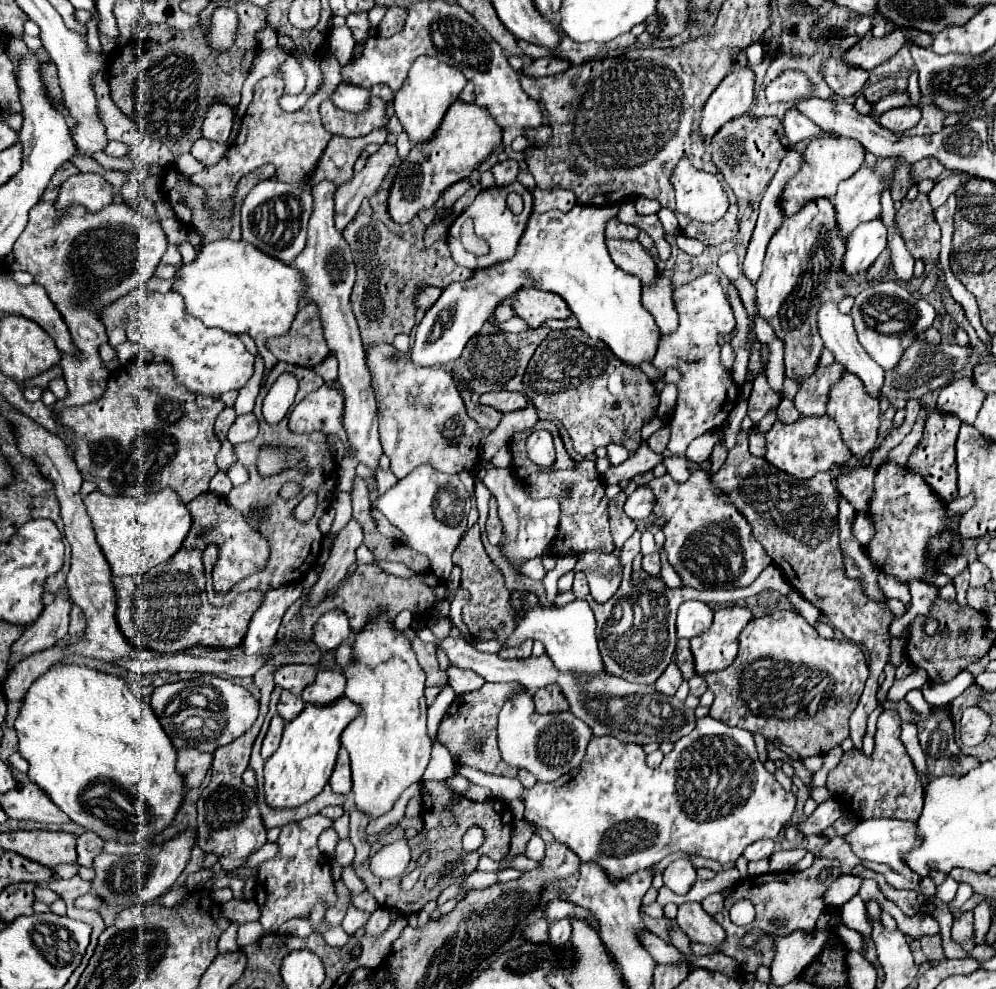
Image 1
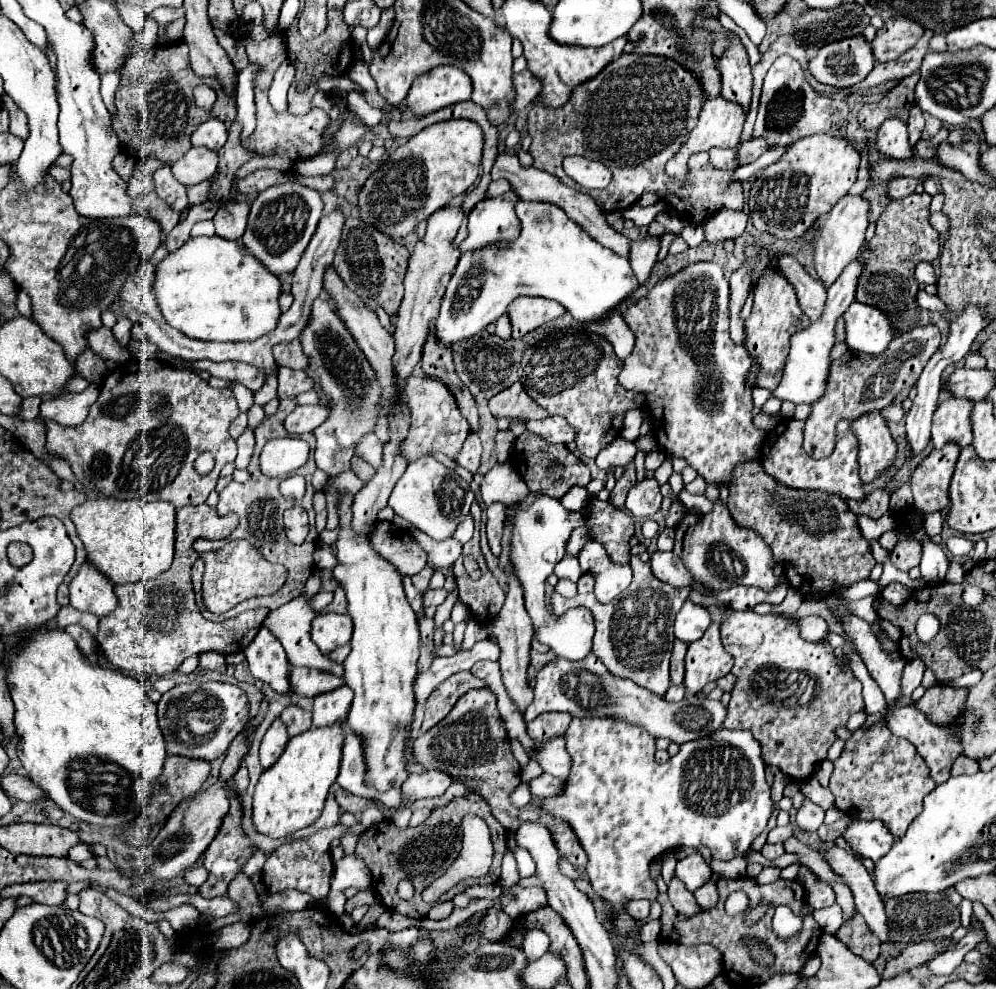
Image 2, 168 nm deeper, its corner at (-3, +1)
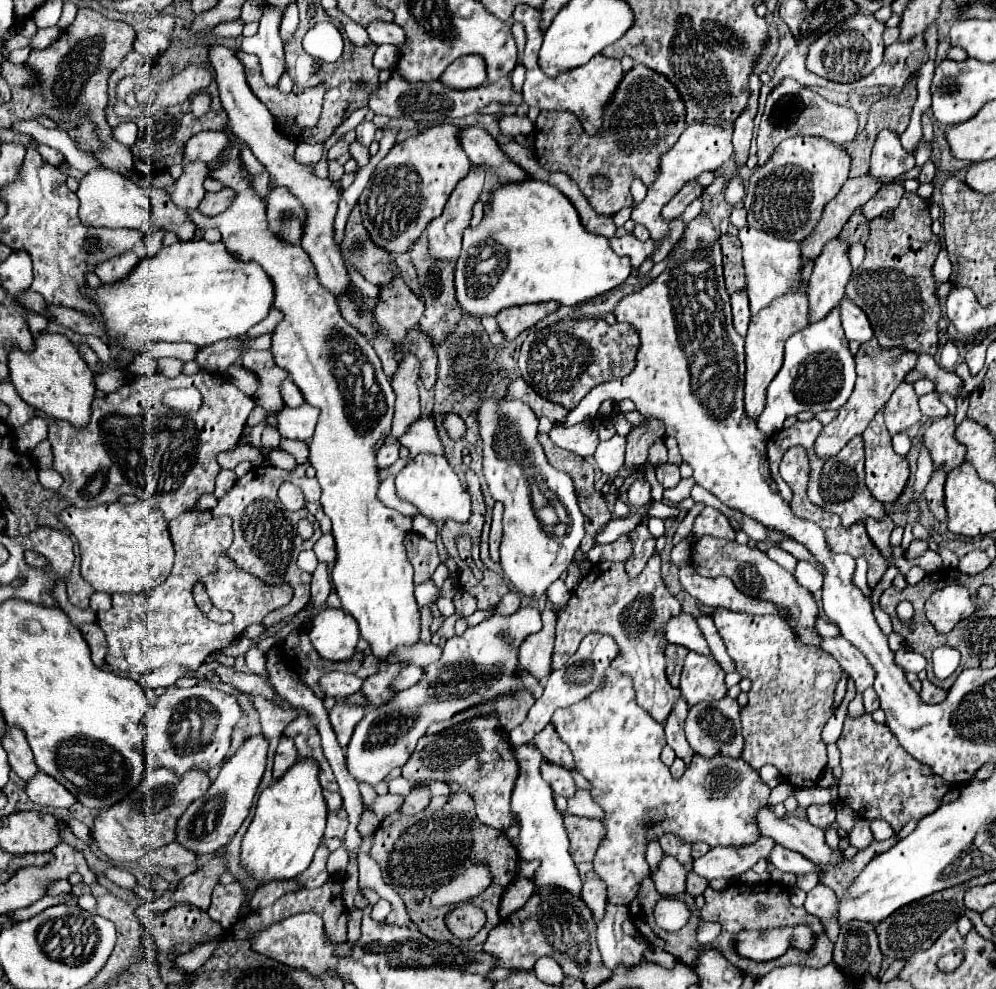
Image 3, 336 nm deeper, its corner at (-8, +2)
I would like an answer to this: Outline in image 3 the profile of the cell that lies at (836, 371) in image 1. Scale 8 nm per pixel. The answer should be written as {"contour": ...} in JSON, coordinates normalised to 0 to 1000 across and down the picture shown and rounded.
{"contour":[[[878,342],[873,346],[867,346],[859,358],[859,376],[861,376],[859,392],[857,392],[853,404],[841,415],[841,423],[825,433],[825,437],[819,445],[819,459],[823,463],[833,463],[833,461],[841,459],[849,451],[849,447],[853,447],[857,441],[865,439],[869,435],[869,431],[873,429],[873,425],[878,423],[878,419],[894,404],[900,390],[906,388],[908,380],[918,372],[920,362],[922,362],[920,356],[910,356],[906,352],[886,354]]]}

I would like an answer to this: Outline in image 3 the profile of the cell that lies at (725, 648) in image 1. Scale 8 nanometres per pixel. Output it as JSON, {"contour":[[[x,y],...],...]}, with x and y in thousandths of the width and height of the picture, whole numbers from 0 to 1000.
{"contour":[[[691,659],[685,675],[683,700],[691,714],[697,714],[701,710],[725,708],[731,700],[727,692],[727,677],[717,669],[715,663]]]}

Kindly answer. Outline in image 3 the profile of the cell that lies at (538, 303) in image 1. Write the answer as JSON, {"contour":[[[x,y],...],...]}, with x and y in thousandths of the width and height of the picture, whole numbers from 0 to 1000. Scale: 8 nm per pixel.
{"contour":[[[542,305],[542,307],[526,307],[526,309],[514,309],[512,313],[504,313],[504,317],[498,317],[498,326],[502,336],[508,344],[516,344],[522,336],[536,330],[546,320],[560,313],[558,305]]]}

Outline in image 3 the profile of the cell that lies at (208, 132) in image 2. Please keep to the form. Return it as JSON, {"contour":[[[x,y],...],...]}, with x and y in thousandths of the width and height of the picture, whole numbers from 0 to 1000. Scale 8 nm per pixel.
{"contour":[[[207,131],[207,133],[199,133],[195,135],[185,150],[185,160],[191,164],[205,164],[211,166],[215,164],[221,154],[227,150],[229,146],[229,135],[227,133],[215,133],[215,131]]]}

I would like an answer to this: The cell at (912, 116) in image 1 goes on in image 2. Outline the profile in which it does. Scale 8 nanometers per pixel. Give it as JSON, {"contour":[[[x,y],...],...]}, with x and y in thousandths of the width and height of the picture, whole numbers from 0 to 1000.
{"contour":[[[891,120],[881,134],[881,147],[885,155],[895,161],[913,161],[915,147],[913,147],[913,132],[911,122],[905,120]]]}

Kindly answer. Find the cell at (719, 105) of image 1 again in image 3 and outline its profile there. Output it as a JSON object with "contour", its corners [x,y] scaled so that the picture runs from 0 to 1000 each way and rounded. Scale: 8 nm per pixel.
{"contour":[[[697,125],[691,127],[685,138],[681,140],[681,144],[663,160],[663,176],[661,180],[651,188],[651,196],[649,200],[639,206],[635,210],[633,222],[647,226],[653,233],[653,239],[659,247],[657,255],[651,259],[655,265],[663,265],[671,259],[671,255],[675,253],[677,245],[683,241],[683,231],[685,231],[685,222],[677,220],[677,222],[667,222],[665,220],[665,210],[679,198],[679,194],[683,194],[683,190],[693,184],[695,180],[699,180],[705,174],[717,174],[721,172],[733,158],[735,158],[735,129],[733,127],[721,127],[721,125]]]}

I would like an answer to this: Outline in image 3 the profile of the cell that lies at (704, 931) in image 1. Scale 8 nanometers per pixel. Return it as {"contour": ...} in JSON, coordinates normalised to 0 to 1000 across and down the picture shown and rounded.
{"contour":[[[667,863],[659,882],[655,882],[653,888],[657,890],[657,896],[665,906],[677,906],[689,900],[689,878],[677,866]]]}

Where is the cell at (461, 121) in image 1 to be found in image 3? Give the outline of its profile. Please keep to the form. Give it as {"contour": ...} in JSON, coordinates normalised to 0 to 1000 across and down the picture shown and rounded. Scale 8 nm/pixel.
{"contour":[[[440,125],[396,146],[388,160],[376,170],[359,208],[363,226],[373,245],[392,257],[410,255],[432,222],[444,216],[456,188],[470,176],[472,162],[460,146],[460,129]]]}

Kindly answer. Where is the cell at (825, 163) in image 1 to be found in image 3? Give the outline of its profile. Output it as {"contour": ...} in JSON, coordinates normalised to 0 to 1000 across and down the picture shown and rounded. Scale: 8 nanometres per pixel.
{"contour":[[[797,138],[785,144],[767,168],[761,168],[753,178],[747,198],[751,226],[777,237],[779,241],[805,245],[821,226],[827,208],[841,196],[851,182],[853,158],[845,148],[839,148],[819,138]]]}

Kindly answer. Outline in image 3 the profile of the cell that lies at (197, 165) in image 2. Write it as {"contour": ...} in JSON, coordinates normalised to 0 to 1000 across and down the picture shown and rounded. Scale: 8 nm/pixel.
{"contour":[[[187,164],[185,176],[177,182],[177,190],[173,196],[173,204],[183,212],[197,212],[205,200],[205,182],[207,182],[209,166],[205,164]]]}

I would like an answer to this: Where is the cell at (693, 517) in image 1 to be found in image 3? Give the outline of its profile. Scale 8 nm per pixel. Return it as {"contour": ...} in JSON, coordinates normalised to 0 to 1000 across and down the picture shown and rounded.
{"contour":[[[707,542],[695,550],[695,572],[701,580],[711,582],[711,584],[719,584],[719,582],[735,584],[737,593],[753,605],[777,609],[777,613],[783,615],[785,625],[799,639],[799,645],[801,649],[805,649],[805,653],[813,653],[813,655],[825,653],[825,645],[819,637],[819,627],[823,621],[821,621],[821,611],[815,599],[805,595],[795,582],[795,578],[787,576],[783,570],[773,566],[765,556],[757,556],[753,552],[745,552],[739,548]]]}

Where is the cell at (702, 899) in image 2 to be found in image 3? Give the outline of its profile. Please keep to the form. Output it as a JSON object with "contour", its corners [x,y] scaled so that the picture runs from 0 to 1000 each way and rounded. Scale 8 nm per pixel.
{"contour":[[[691,880],[691,888],[689,888],[689,902],[695,906],[703,906],[709,898],[711,898],[711,890],[707,890],[705,886],[697,884],[695,880]]]}

